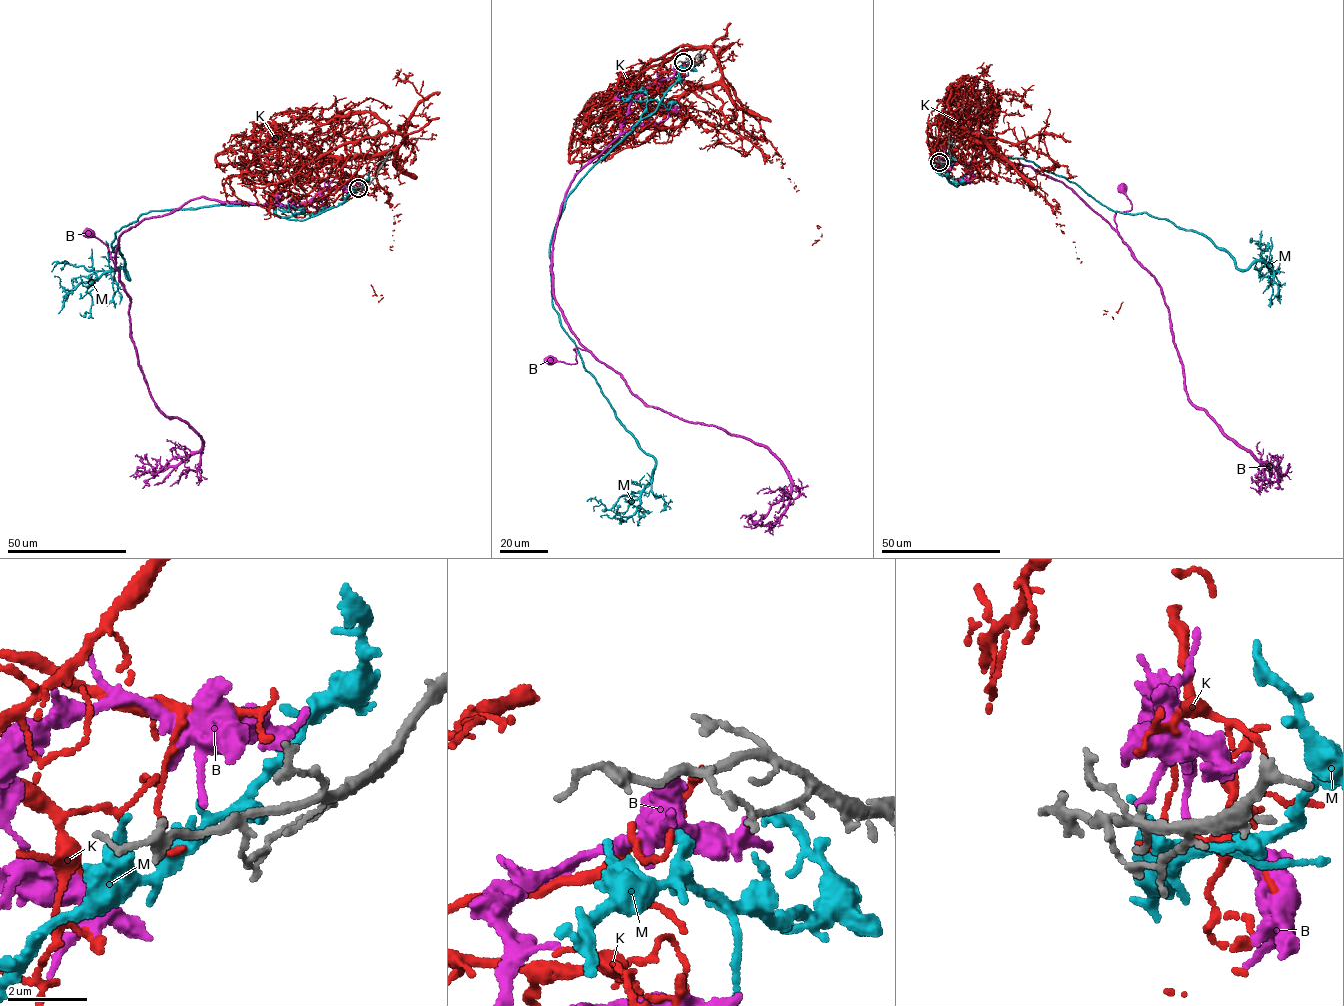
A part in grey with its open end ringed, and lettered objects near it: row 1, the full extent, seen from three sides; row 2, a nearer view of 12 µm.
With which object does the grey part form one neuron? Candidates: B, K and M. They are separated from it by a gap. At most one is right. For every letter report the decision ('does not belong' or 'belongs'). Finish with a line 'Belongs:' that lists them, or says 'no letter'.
B: does not belong
K: belongs
M: does not belong
Belongs: K

